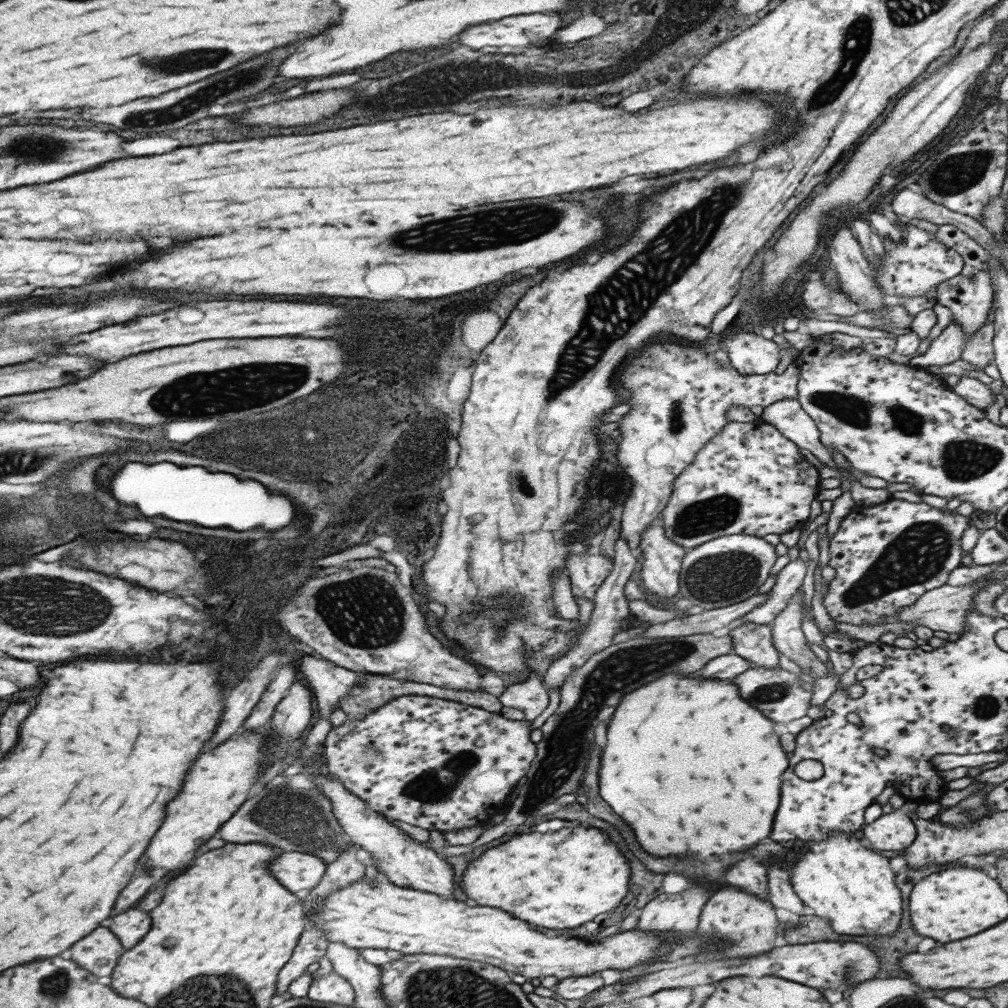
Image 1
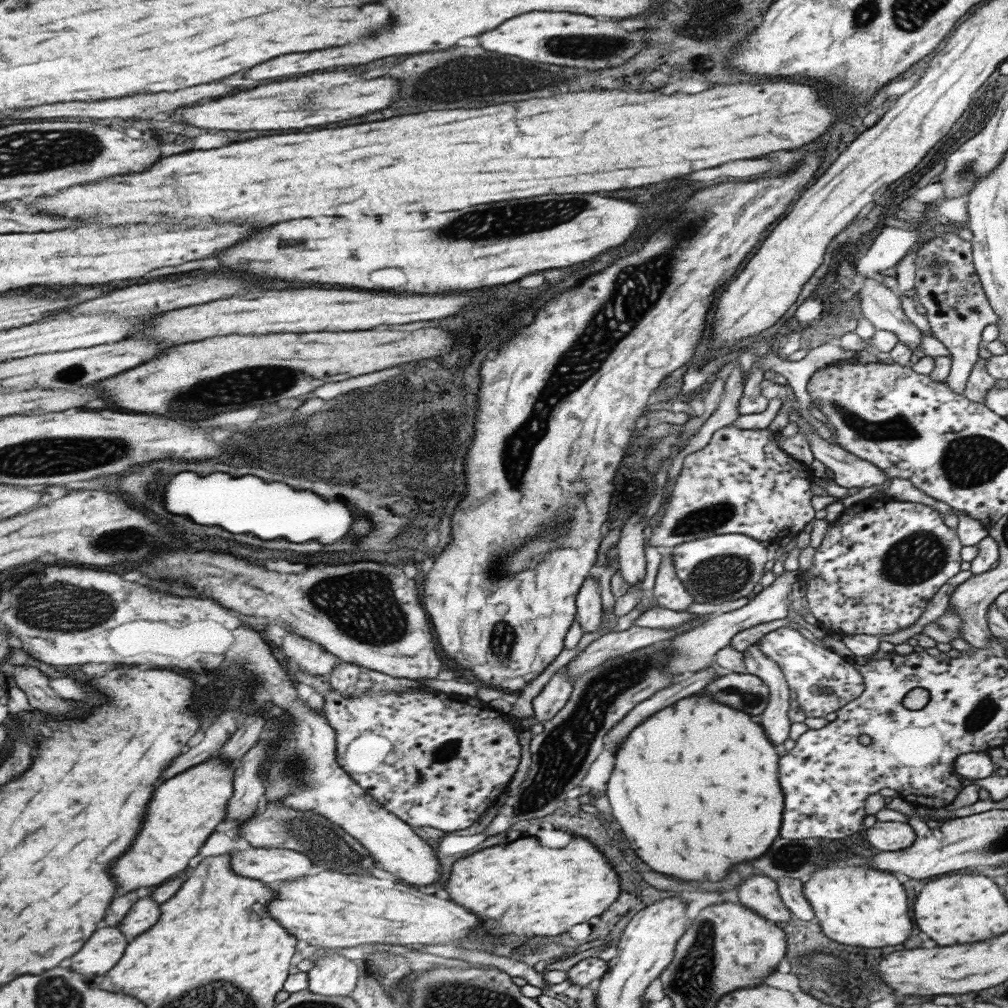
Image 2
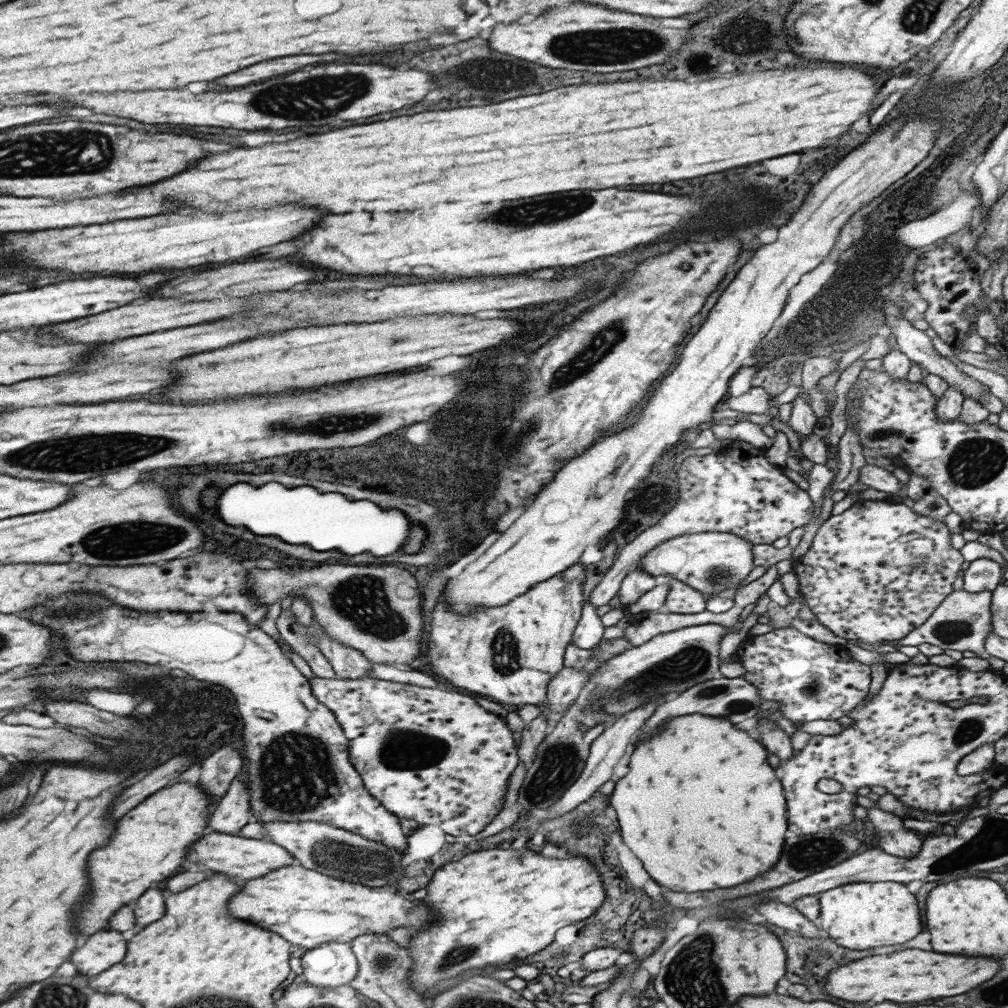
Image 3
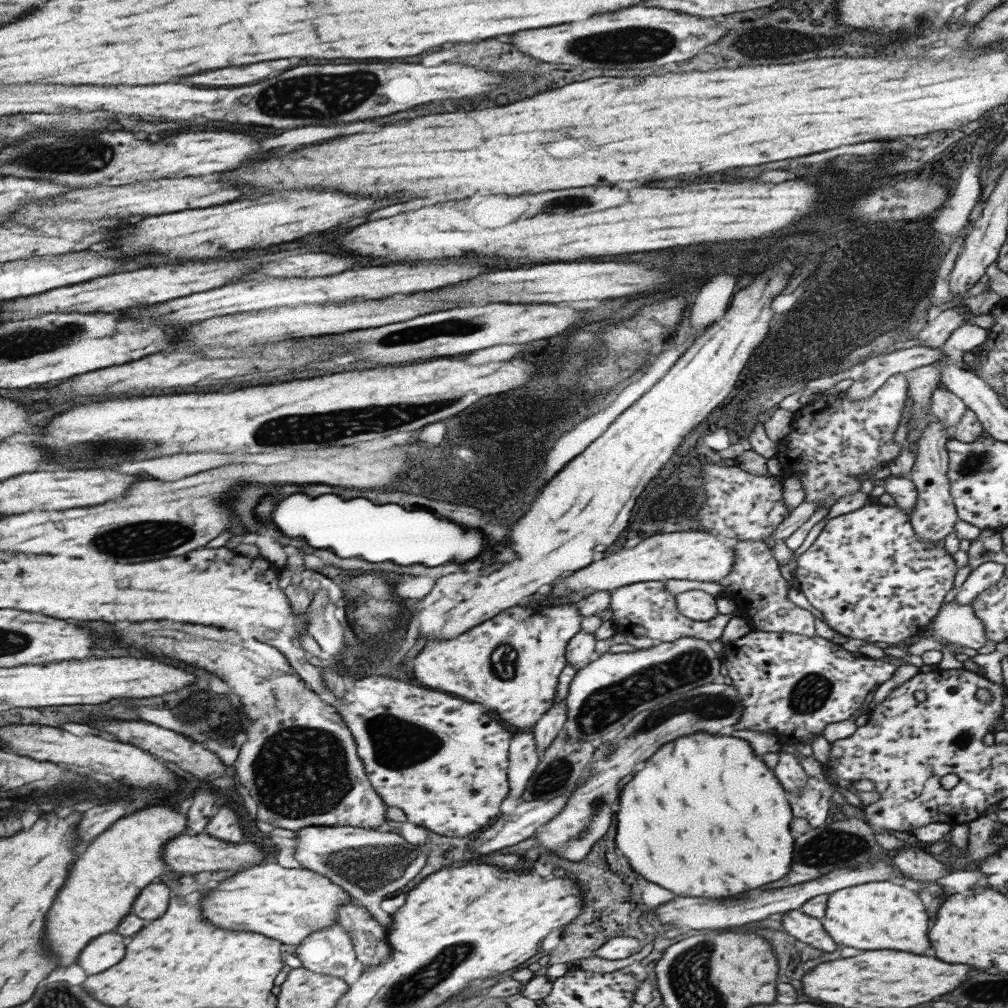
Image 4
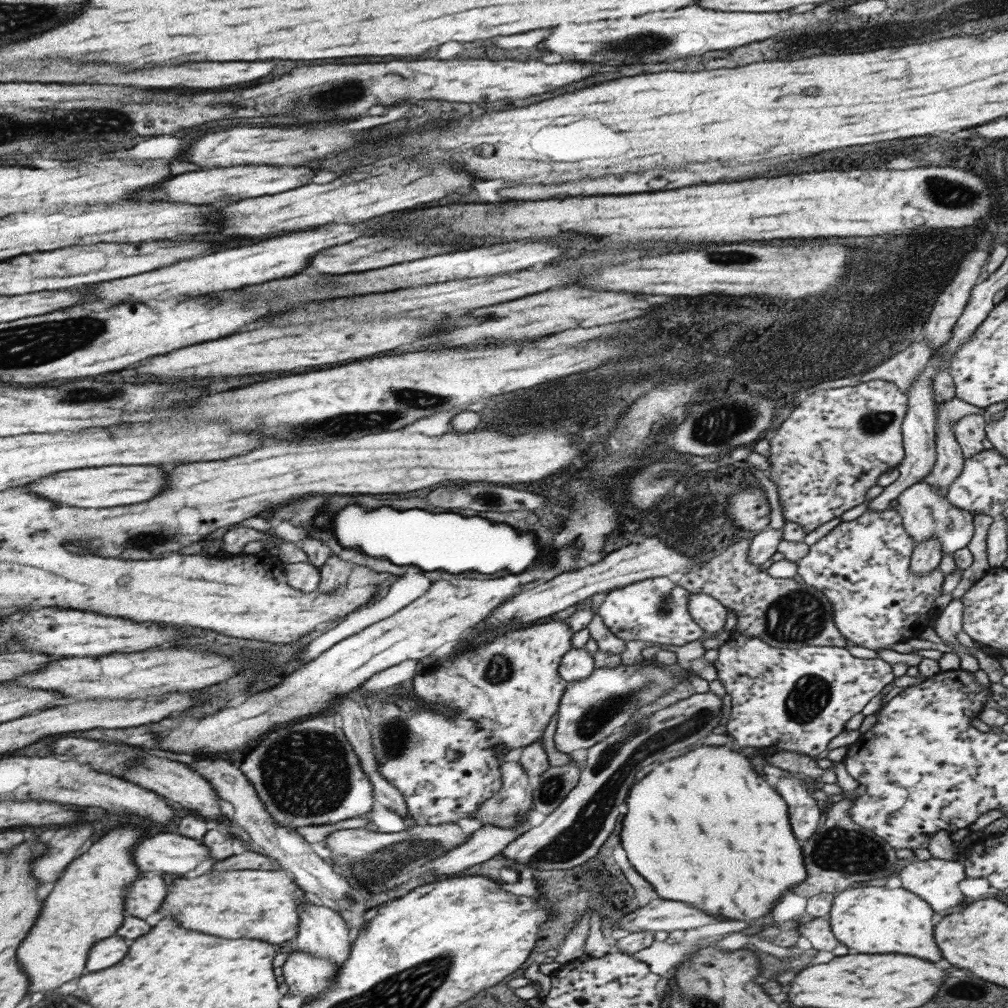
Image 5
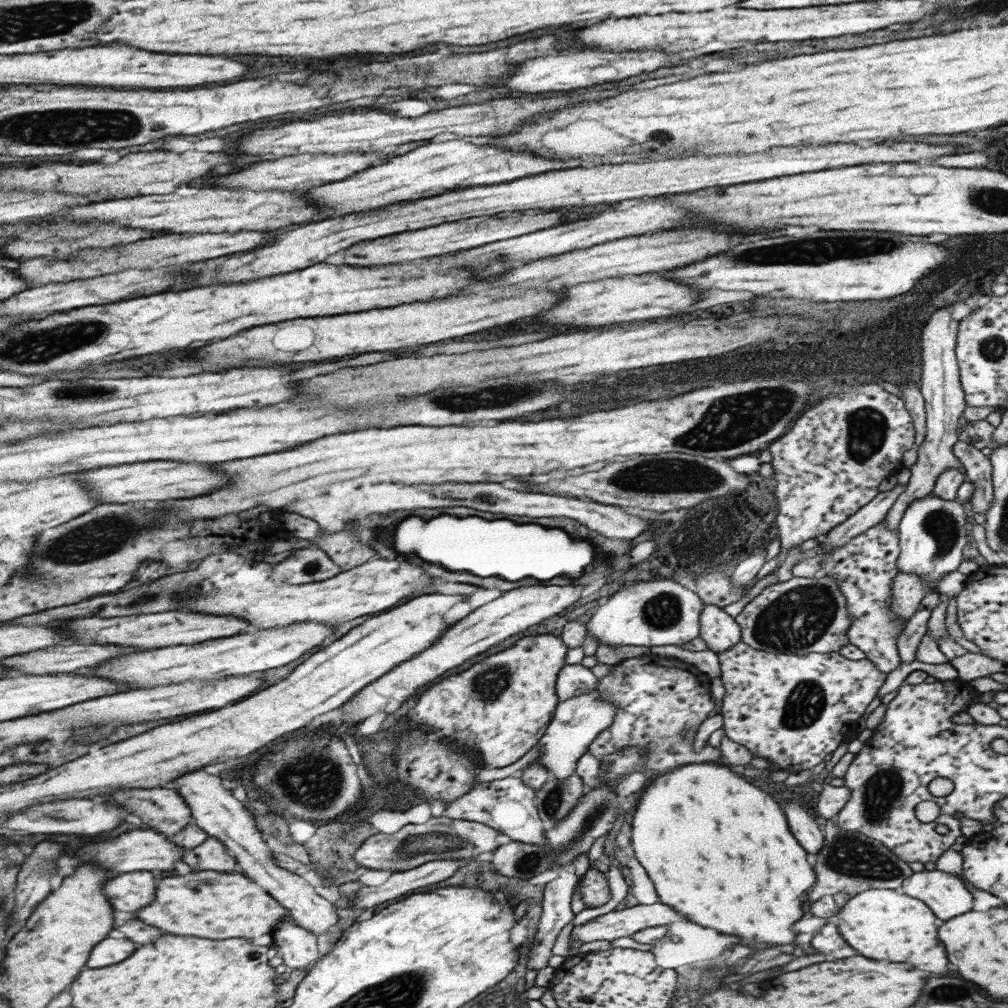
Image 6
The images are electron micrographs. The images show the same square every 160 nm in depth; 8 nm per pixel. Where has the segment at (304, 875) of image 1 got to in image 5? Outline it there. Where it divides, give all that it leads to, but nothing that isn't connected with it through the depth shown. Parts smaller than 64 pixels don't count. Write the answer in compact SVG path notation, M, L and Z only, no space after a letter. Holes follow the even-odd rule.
M177 833L157 834L141 840L133 850L133 860L141 872L163 870L165 874L185 874L201 860L209 858L209 849L199 840L191 840Z

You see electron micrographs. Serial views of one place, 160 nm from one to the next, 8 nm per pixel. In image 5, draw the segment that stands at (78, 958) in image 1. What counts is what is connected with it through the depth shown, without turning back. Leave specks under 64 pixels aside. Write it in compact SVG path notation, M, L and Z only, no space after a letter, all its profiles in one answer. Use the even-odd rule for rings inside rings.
M111 936L111 938L99 940L97 944L93 944L93 948L87 954L85 970L95 972L95 970L109 968L109 966L117 964L125 956L125 952L127 952L127 944L119 936Z

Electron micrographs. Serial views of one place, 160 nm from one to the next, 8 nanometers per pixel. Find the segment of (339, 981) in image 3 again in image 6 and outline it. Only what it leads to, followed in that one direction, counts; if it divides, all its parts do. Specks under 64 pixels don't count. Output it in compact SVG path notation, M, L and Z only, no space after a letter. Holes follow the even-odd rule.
M203 768L181 774L177 780L177 793L189 807L190 816L195 818L195 825L205 832L205 835L219 840L235 860L240 872L254 880L271 898L274 898L287 916L307 932L314 934L316 938L325 936L338 921L336 909L327 900L313 891L302 877L276 864L272 858L272 852L261 840L261 833L256 827L252 814L244 807L244 804L233 798L231 792L221 787L222 780L218 776L205 774Z

